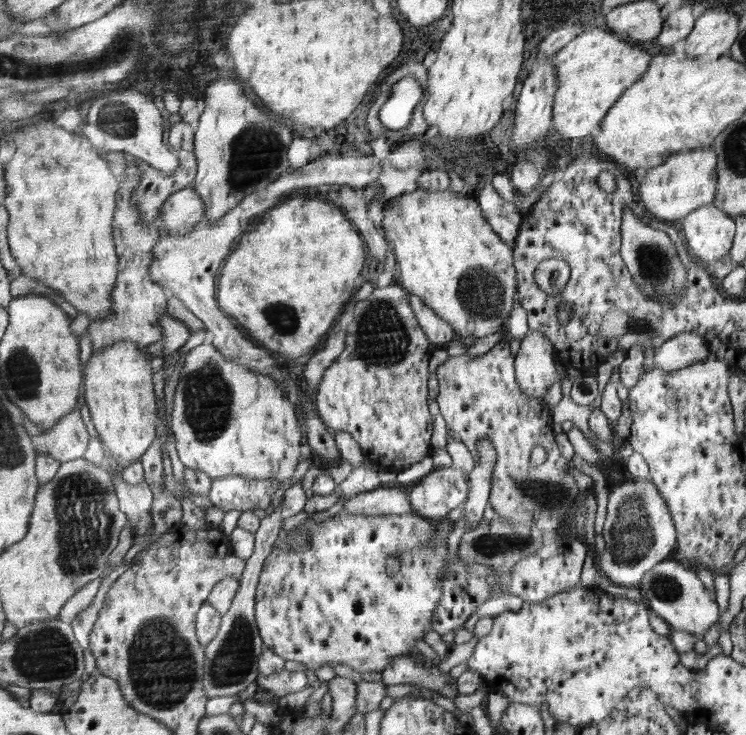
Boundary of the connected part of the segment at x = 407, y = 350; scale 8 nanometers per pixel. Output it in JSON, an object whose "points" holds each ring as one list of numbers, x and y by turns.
{"points":[[394,283,387,285,383,288,375,287,375,292,359,302,355,308,355,322,351,324,351,338,347,338,347,350,339,356,339,360,336,360,331,368,328,368,324,372,323,380,320,382,320,386,316,389,316,408,319,416,324,420,324,423,333,432,335,430,349,432,353,436,354,440,359,444,363,454,376,465,382,466,387,469,399,472,403,468,409,468,411,464,417,464,421,460,430,457,432,455,433,448,431,447,431,438,433,438,433,424,435,420,433,415,429,412,429,372,430,372,430,360,433,344,429,340,429,337,423,328,419,326,417,318,415,318,415,312,409,304,409,292,405,290,402,285,396,285]]}

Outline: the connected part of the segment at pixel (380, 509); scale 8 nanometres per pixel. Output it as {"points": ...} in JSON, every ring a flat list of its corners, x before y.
{"points":[[396,487,378,489,358,494,346,501,343,511,351,514,383,516,391,514,417,514,410,493]]}

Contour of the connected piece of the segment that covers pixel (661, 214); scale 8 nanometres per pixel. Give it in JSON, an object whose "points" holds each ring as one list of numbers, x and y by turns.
{"points":[[709,146,672,155,662,166,647,171,645,180,636,184,636,196,645,203,651,218,669,220,670,223,687,219,698,208,713,204,717,197,717,152]]}

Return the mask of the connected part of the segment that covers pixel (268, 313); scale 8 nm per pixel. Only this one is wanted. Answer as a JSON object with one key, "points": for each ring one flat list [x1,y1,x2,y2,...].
{"points":[[295,198,279,203,277,208,268,210,259,220,255,230,242,234,219,272,218,304,221,310,247,328,253,338,261,340,265,348,287,354,288,358,313,354,357,290,355,282,367,260,366,240,352,221,347,220,341,206,319,200]]}

